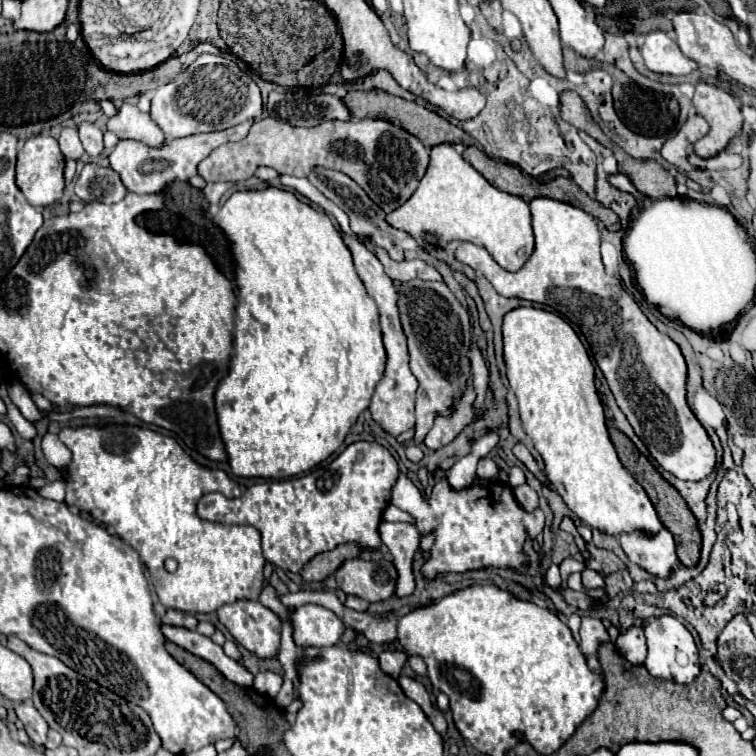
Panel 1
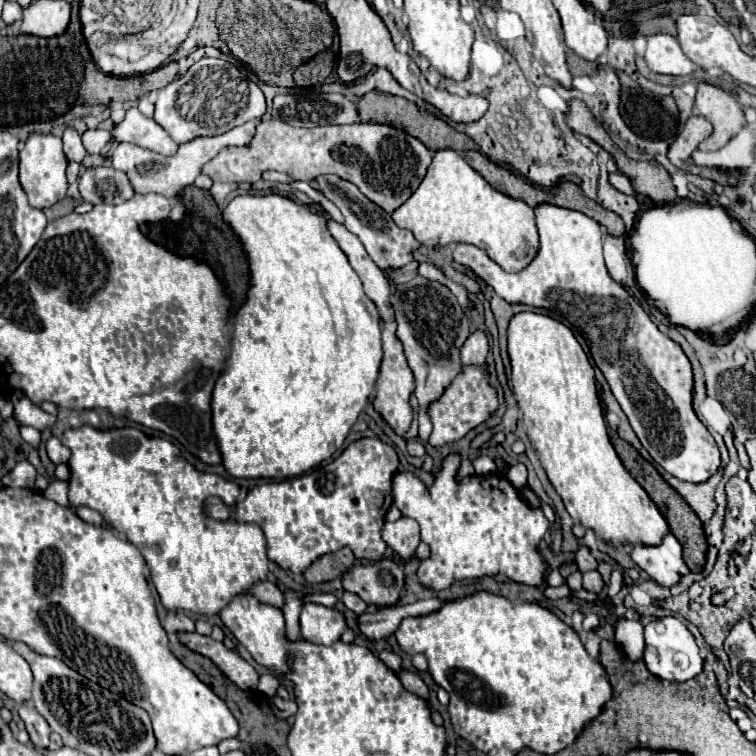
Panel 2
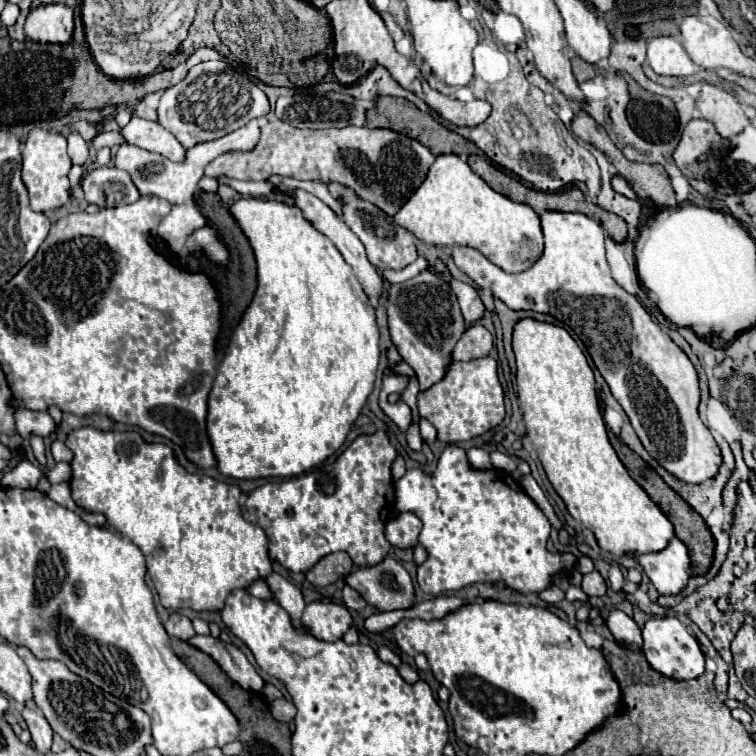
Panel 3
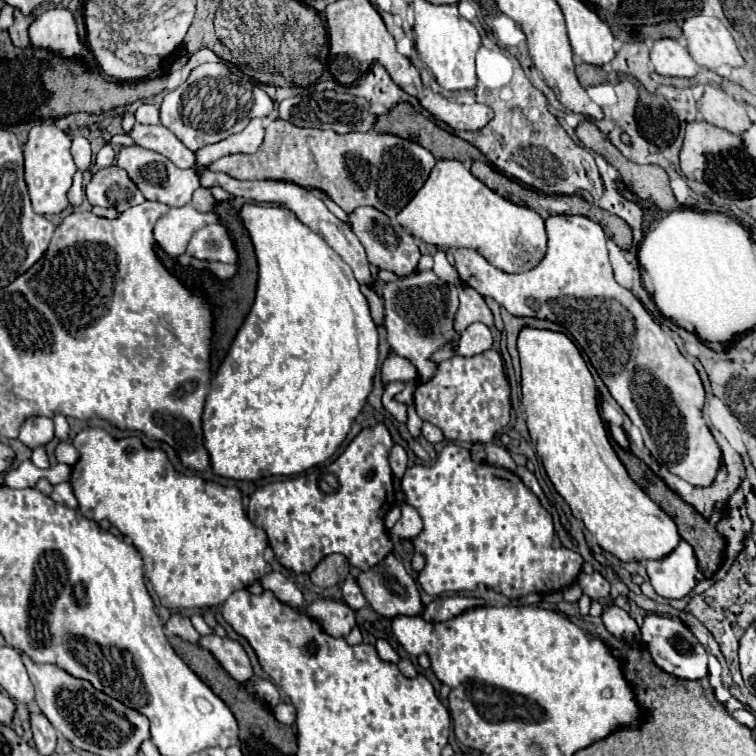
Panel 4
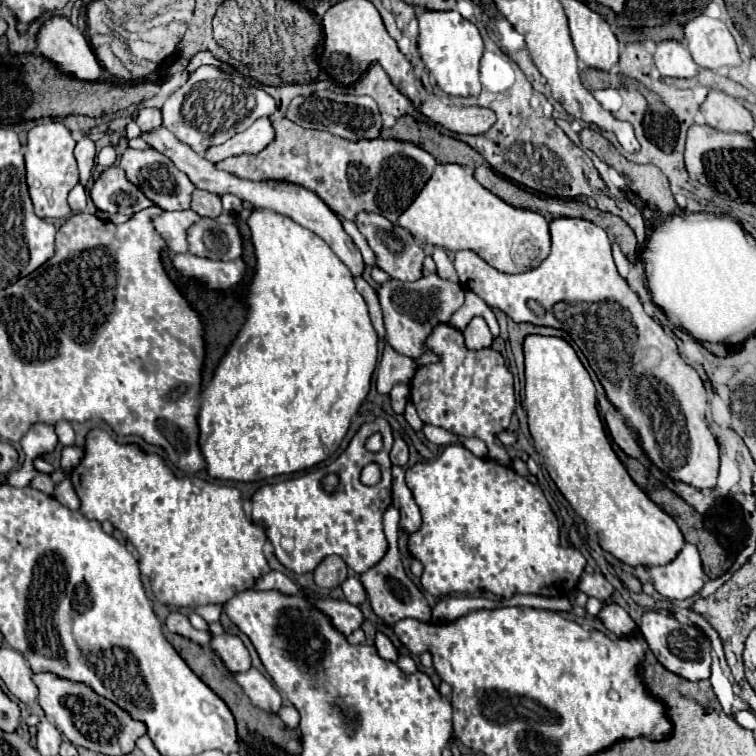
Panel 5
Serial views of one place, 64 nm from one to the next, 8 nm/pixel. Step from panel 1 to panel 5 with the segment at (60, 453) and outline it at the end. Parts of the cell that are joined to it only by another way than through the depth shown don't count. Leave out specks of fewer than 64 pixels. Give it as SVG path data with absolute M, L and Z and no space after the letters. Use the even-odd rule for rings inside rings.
M68 446L68 448L64 448L64 450L62 450L62 470L64 470L66 474L70 474L70 472L80 464L82 454L84 454L84 452L82 452L78 446Z

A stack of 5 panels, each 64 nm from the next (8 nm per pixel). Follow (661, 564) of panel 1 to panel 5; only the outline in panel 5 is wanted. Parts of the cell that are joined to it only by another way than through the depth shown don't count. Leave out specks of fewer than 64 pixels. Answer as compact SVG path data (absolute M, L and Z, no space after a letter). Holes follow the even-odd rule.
M686 544L672 564L652 566L650 574L654 588L670 600L690 598L698 594L706 582L700 554L694 544Z

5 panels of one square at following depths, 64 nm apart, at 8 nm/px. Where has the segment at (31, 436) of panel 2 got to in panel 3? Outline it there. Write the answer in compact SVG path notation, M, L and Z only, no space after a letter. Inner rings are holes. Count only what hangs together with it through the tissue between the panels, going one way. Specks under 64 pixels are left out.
M32 436L30 444L32 444L32 450L34 450L34 456L36 456L38 464L46 466L46 448L44 448L44 442L38 436Z

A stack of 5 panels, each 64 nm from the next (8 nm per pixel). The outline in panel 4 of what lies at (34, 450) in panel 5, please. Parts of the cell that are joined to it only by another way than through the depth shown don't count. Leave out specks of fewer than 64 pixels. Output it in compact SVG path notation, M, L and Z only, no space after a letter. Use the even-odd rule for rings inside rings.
M38 416L38 418L30 418L22 424L20 442L24 446L28 446L30 450L34 450L36 446L46 446L52 438L54 438L54 424L50 418Z

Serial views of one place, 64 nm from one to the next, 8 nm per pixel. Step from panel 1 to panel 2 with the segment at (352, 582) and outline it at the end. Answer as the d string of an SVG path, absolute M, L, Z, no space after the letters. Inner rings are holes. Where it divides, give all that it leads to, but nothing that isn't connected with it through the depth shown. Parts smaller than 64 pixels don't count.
M386 558L380 562L372 562L372 564L358 564L342 574L344 590L354 592L366 604L376 604L376 606L396 606L404 592L404 584L406 584L404 570L394 560L386 560Z

